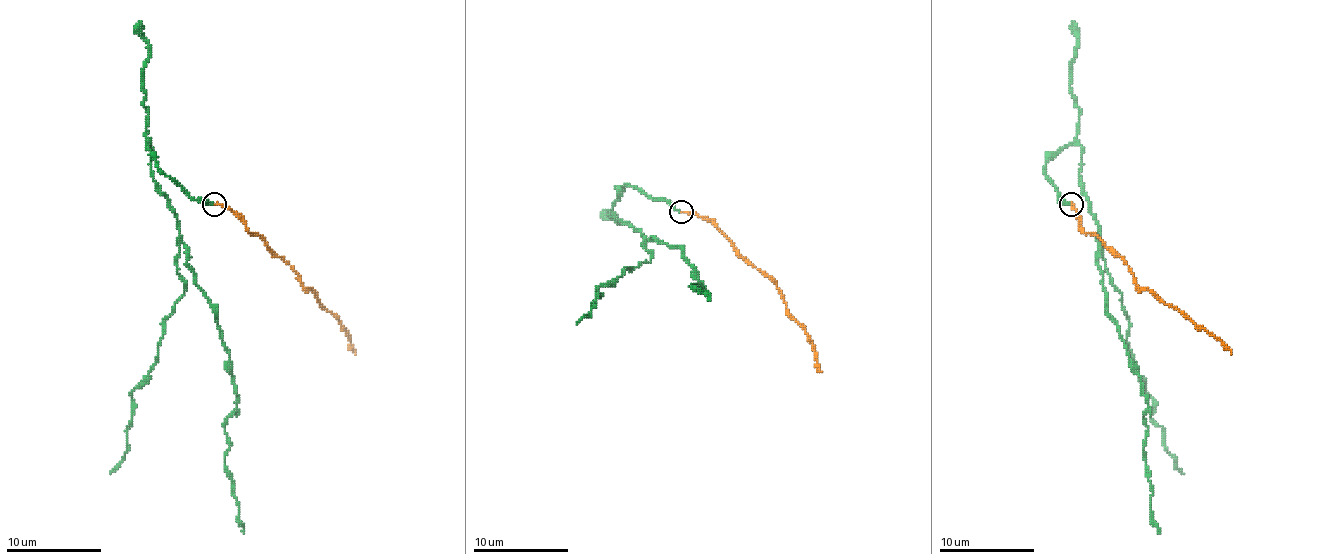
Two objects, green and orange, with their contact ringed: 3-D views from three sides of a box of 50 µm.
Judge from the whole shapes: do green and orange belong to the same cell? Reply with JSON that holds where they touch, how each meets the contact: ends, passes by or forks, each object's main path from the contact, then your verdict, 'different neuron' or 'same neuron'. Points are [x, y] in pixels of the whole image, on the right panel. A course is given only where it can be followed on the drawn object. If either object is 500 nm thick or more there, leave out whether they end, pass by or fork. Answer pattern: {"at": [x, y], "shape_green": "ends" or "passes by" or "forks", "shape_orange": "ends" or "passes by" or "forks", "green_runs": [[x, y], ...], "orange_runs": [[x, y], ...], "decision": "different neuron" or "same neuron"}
{"at": [1071, 204], "shape_green": "ends", "shape_orange": "ends", "green_runs": [[1072, 204], [1045, 176], [1069, 145], [1081, 147], [1105, 307], [1141, 378], [1160, 533]], "orange_runs": [[1072, 204], [1079, 223], [1110, 247], [1145, 290], [1205, 328], [1231, 354]], "decision": "same neuron"}

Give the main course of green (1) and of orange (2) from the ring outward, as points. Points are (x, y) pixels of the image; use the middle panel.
1: (679, 212), (631, 186), (612, 210), (646, 238), (676, 245), (703, 288), (691, 288), (710, 300)
2: (681, 212), (693, 212), (710, 219), (736, 250), (776, 286), (786, 312), (812, 345), (822, 372)

